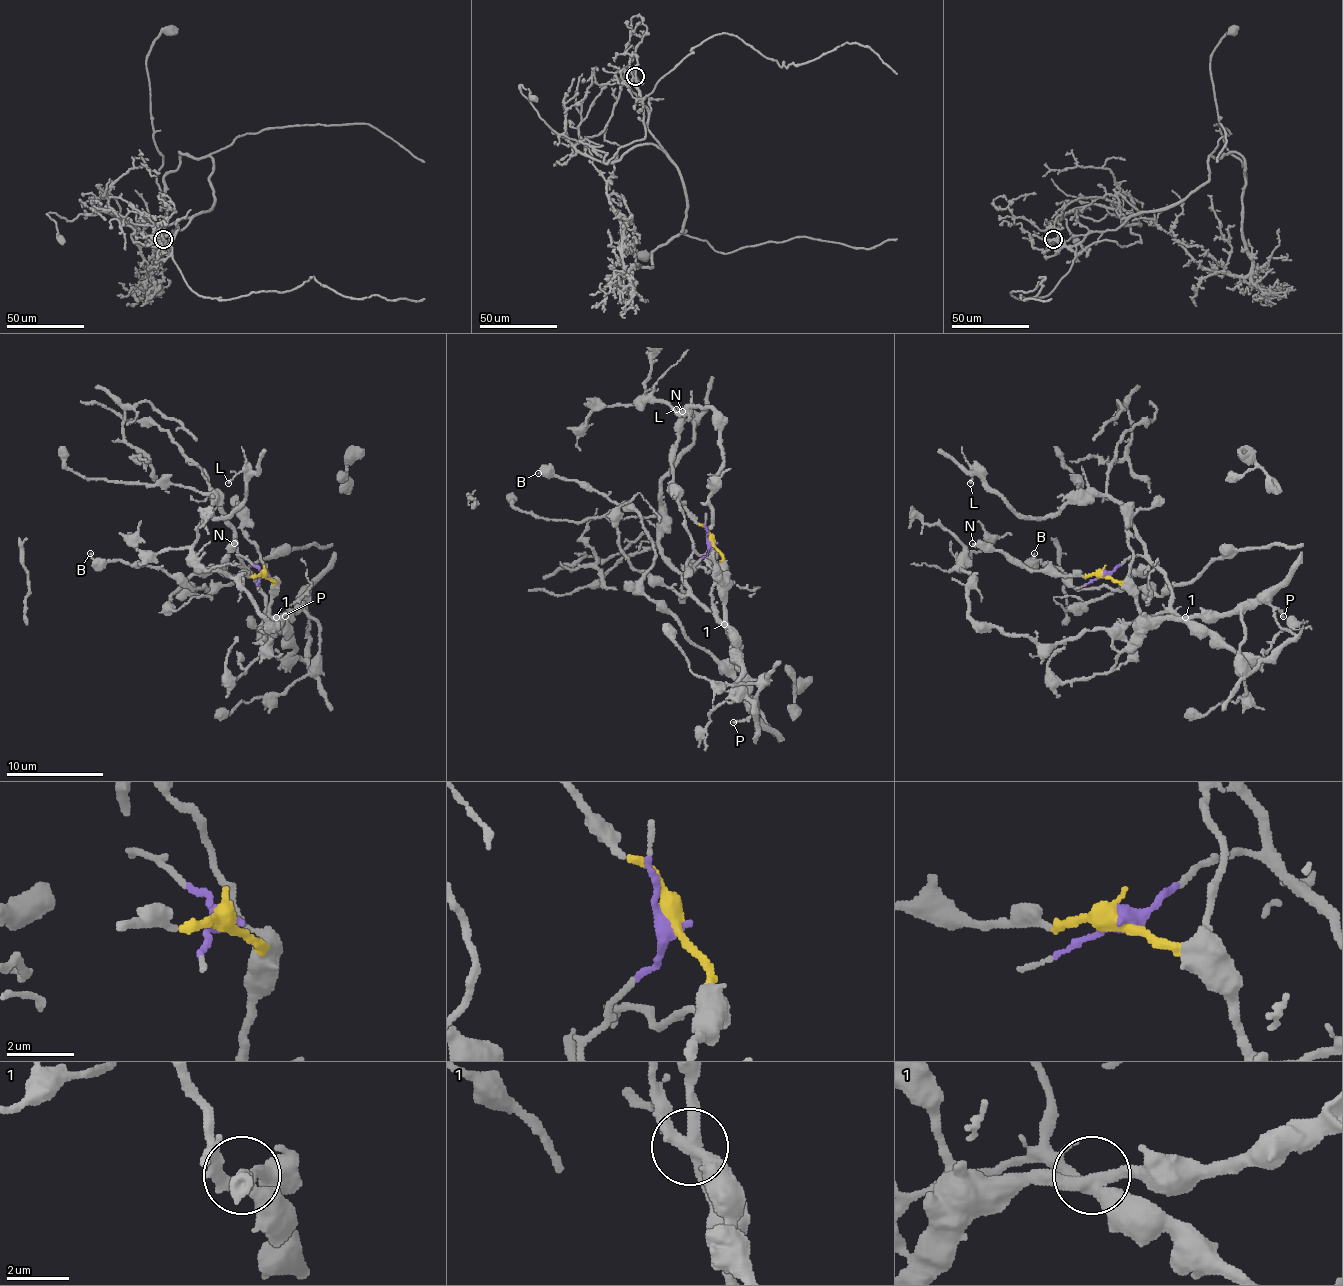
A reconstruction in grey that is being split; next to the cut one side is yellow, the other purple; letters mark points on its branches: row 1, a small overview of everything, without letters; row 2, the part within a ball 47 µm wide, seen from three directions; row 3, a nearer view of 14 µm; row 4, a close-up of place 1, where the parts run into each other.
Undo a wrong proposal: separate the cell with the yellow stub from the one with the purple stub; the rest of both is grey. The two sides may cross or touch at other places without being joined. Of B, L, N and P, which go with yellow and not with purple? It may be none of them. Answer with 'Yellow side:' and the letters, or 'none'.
Yellow side: B, N, P

